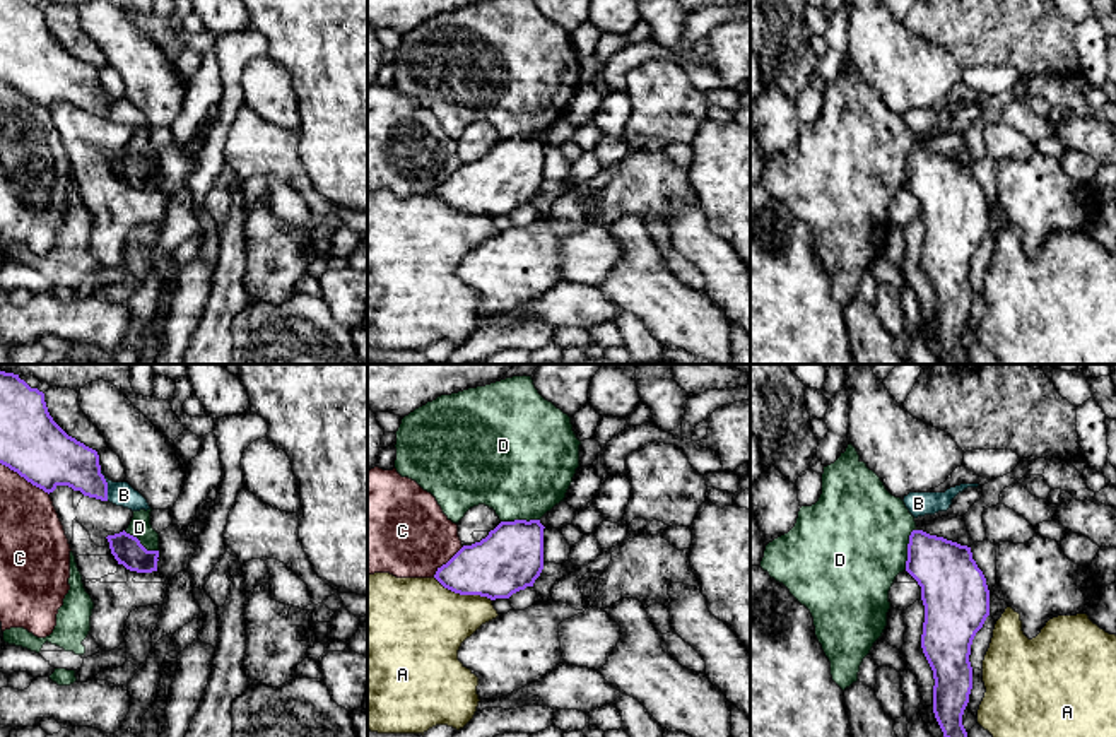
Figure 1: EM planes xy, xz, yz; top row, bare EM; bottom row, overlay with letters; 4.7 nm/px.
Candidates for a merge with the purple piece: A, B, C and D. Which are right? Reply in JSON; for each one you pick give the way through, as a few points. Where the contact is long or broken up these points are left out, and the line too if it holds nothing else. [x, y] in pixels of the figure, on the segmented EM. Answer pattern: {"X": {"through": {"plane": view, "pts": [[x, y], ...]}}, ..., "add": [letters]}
{"add": []}

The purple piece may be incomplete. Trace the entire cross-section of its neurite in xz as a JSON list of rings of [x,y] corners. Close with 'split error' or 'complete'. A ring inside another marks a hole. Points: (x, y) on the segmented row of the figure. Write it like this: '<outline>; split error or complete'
[[[540,520],[501,522],[485,539],[463,545],[434,578],[460,595],[509,598],[533,587],[543,569]]]; complete

